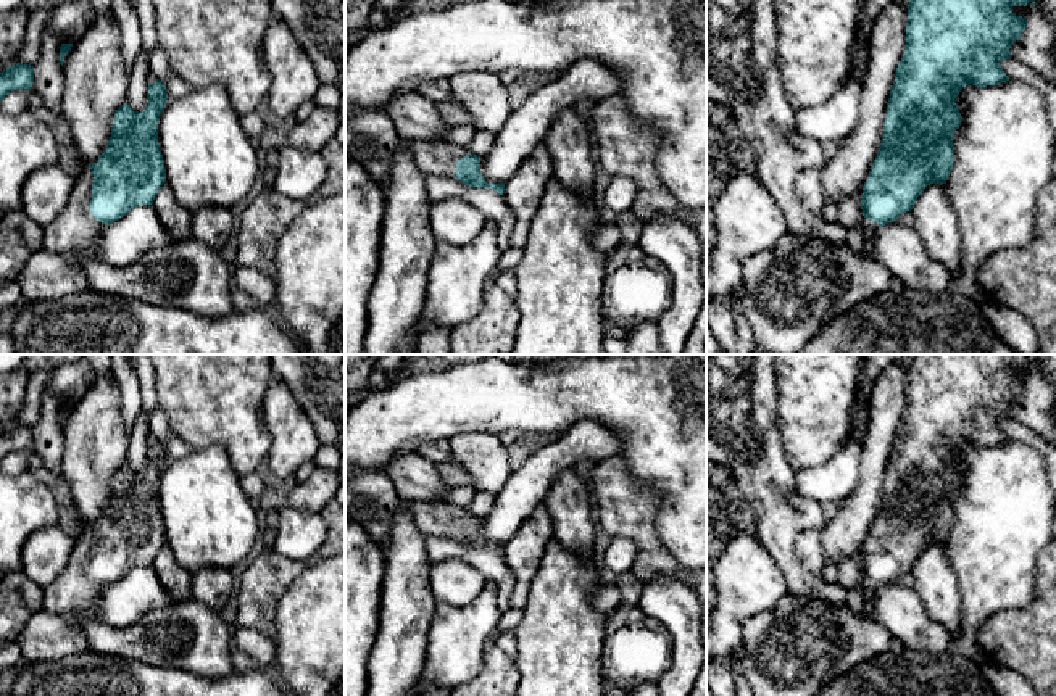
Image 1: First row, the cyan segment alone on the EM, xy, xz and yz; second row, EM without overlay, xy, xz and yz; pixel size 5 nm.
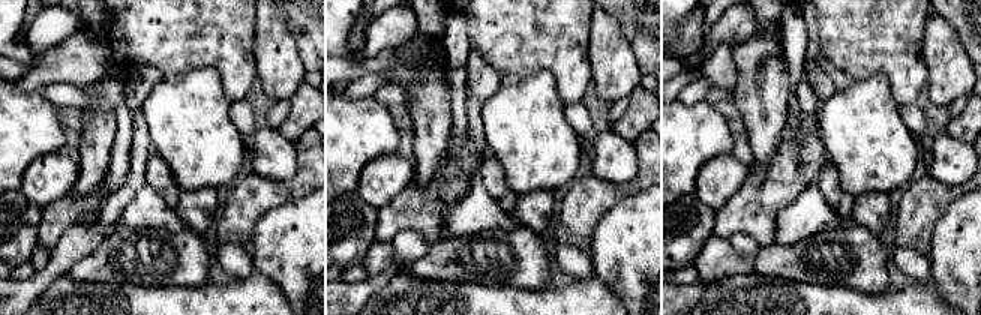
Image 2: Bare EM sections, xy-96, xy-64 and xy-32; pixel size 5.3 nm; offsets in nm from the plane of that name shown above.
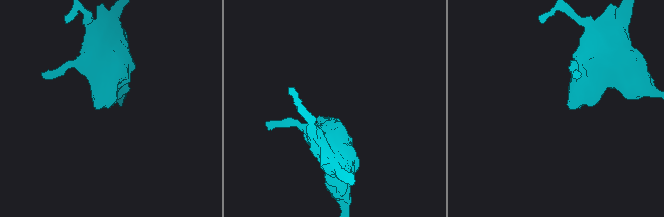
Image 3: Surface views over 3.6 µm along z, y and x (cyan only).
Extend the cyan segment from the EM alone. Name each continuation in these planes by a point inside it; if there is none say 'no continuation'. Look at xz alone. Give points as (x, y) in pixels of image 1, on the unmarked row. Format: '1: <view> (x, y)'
1: xz (431, 519)

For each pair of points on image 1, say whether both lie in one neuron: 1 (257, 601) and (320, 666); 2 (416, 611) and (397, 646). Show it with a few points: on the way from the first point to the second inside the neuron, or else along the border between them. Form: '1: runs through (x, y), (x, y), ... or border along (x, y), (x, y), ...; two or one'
1: border along (289, 584), (276, 609), (276, 635), (273, 638); two
2: runs through (408, 619), (403, 624), (402, 638); one

